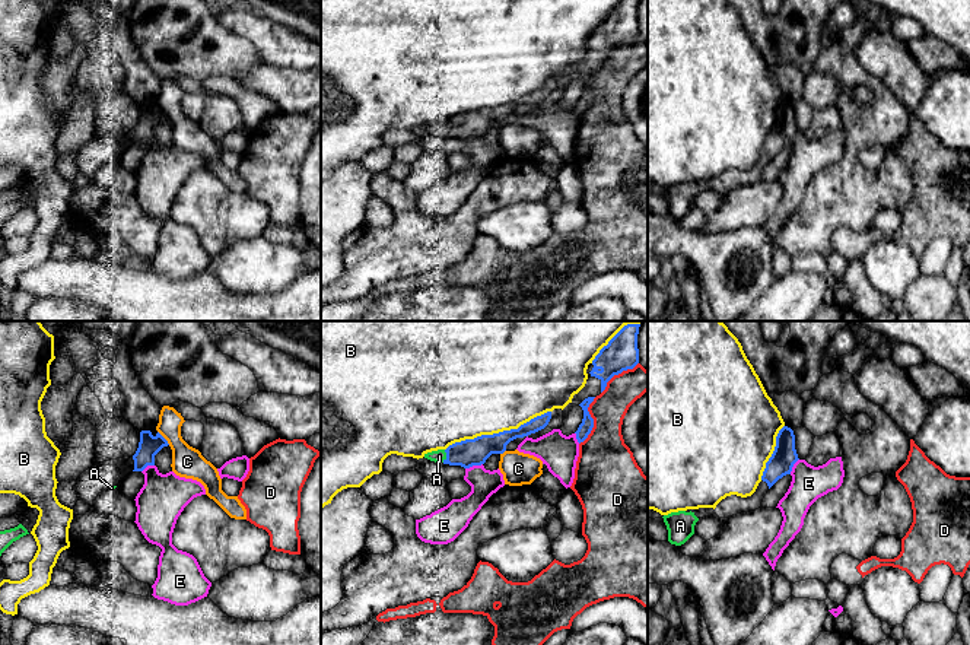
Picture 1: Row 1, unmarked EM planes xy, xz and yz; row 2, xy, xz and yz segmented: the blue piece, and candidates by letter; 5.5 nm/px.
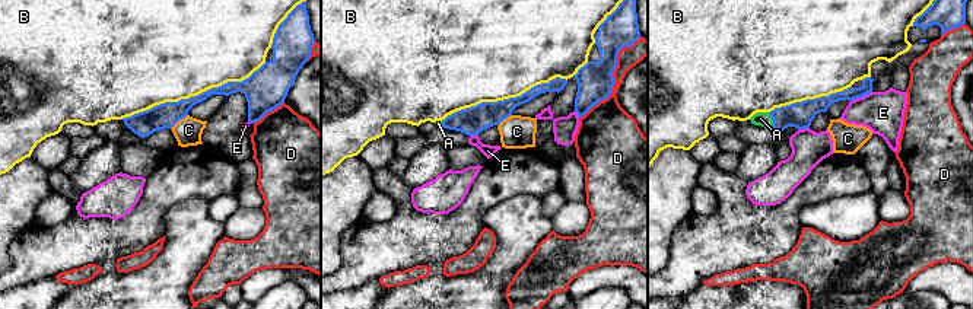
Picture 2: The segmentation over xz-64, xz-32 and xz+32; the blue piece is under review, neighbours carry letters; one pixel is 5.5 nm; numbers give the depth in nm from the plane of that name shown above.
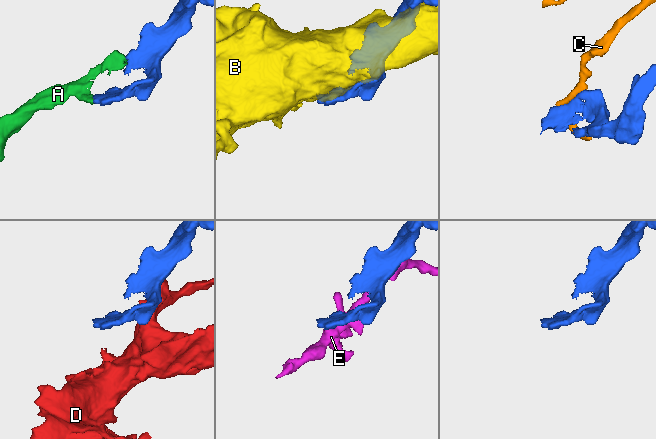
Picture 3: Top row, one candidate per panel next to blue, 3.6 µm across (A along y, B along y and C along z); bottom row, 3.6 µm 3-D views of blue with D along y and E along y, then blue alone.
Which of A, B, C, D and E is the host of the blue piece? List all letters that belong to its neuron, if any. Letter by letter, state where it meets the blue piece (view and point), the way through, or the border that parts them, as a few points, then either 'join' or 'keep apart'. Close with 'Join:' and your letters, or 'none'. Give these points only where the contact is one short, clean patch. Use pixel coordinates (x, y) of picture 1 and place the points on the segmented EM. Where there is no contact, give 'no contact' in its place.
A: meets blue in xz at (447, 456); join
B: meets blue in xz at (499, 432); keep apart
C: meets blue in xy at (164, 438); keep apart
D: meets blue in xz at (592, 421); keep apart
E: meets blue in xz at (473, 464); keep apart
Join: A

